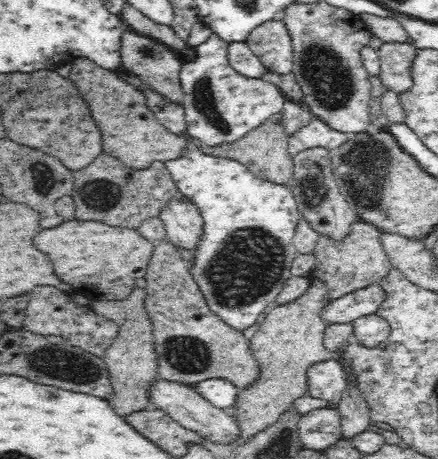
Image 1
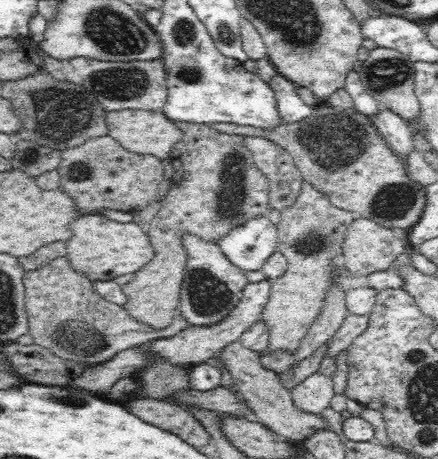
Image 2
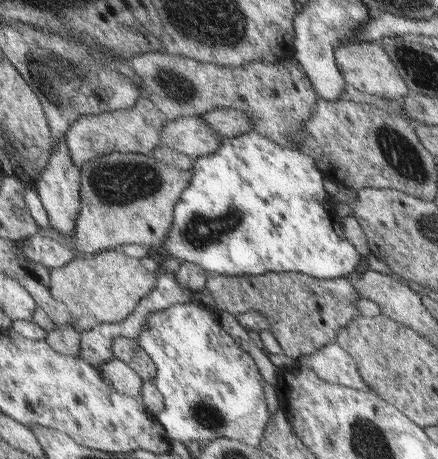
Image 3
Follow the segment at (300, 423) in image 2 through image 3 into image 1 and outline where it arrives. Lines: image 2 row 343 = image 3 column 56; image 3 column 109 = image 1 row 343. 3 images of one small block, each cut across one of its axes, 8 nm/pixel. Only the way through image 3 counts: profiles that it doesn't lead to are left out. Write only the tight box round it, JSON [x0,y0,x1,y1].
[146,252,260,388]

